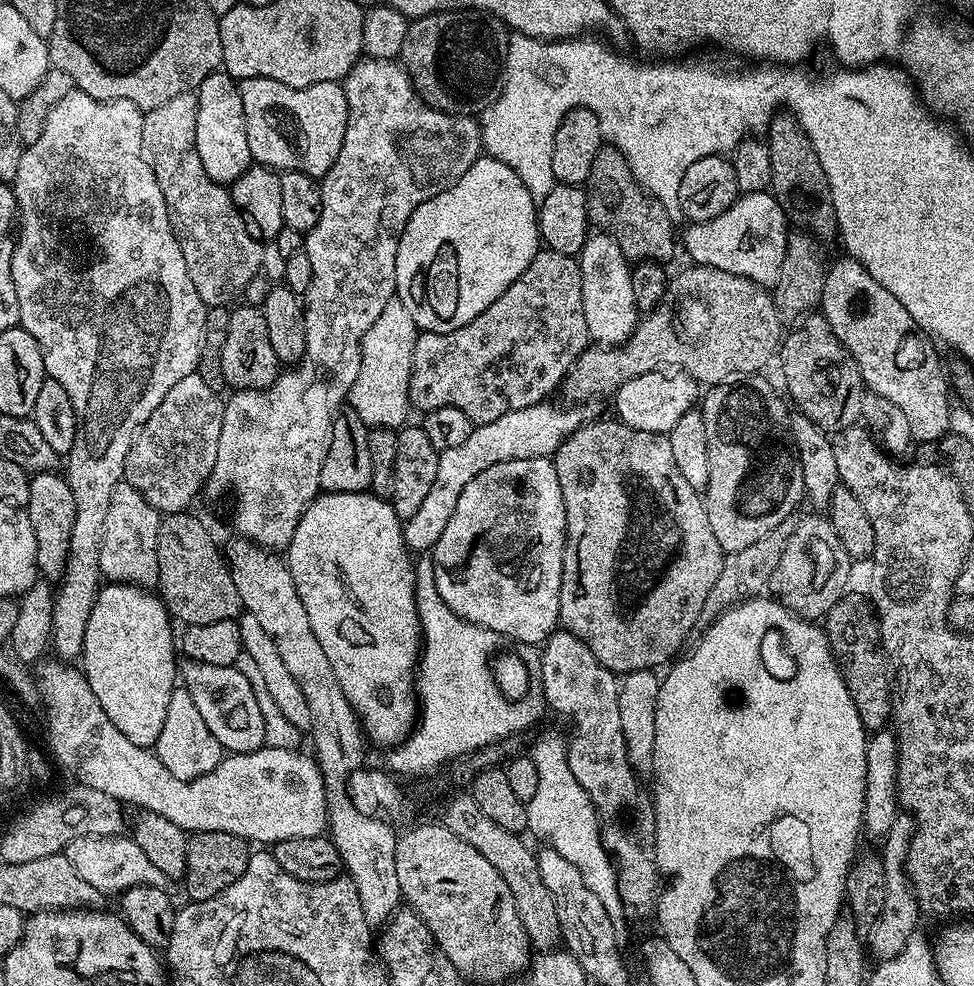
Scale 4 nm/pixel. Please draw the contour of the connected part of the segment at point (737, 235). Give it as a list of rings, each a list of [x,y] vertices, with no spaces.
[[[771,194],[757,195],[755,197],[756,204],[751,204],[748,200],[751,199],[737,199],[731,208],[718,214],[718,218],[710,218],[701,224],[689,223],[684,236],[682,232],[682,248],[688,251],[688,256],[692,259],[689,261],[693,265],[726,270],[730,274],[738,274],[742,278],[750,278],[759,284],[772,286],[775,285],[778,274],[782,270],[782,258],[786,254],[790,224],[786,219],[785,209],[780,207],[775,196]]]

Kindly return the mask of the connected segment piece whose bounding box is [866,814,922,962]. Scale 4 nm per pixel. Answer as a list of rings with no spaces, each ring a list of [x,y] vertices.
[[[900,814],[897,815],[896,821],[890,826],[888,834],[883,839],[884,854],[882,854],[882,861],[885,870],[886,900],[882,907],[881,916],[876,925],[873,926],[871,935],[866,939],[871,955],[873,957],[876,955],[876,960],[880,962],[893,960],[898,954],[902,954],[906,942],[917,931],[916,923],[922,919],[920,903],[912,893],[912,883],[908,881],[906,871],[910,842],[915,832],[916,823],[911,815]]]

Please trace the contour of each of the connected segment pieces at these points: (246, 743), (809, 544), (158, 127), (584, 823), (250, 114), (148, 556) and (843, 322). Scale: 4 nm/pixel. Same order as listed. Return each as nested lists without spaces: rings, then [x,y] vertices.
[[[185,659],[179,665],[178,676],[182,687],[190,694],[190,698],[194,698],[194,706],[198,706],[210,734],[218,738],[225,753],[253,752],[265,747],[262,710],[258,710],[258,698],[254,698],[254,690],[239,668],[210,666],[197,660]]]
[[[827,515],[804,516],[796,520],[794,534],[782,550],[782,558],[772,575],[770,592],[788,611],[805,620],[819,621],[849,591],[848,579],[852,576],[854,561],[846,546],[834,534],[834,526]]]
[[[195,91],[178,94],[170,98],[170,102],[162,102],[162,106],[144,112],[144,151],[154,170],[154,178],[158,178],[158,186],[162,186],[166,206],[178,229],[180,249],[186,258],[186,270],[190,274],[190,282],[194,282],[194,290],[198,290],[206,306],[228,306],[233,303],[231,300],[235,296],[243,297],[251,280],[261,275],[265,245],[254,239],[250,230],[246,230],[246,222],[242,222],[242,214],[234,206],[231,191],[225,185],[214,182],[210,174],[206,174],[202,158],[198,158],[197,126],[198,102]]]
[[[542,733],[535,742],[530,755],[538,771],[537,793],[527,801],[527,822],[529,833],[544,839],[549,847],[557,850],[562,858],[569,859],[585,879],[602,906],[606,909],[612,924],[623,925],[627,909],[621,900],[617,886],[616,867],[612,857],[601,842],[599,816],[592,799],[586,794],[568,766],[567,743],[550,733]]]
[[[246,78],[239,81],[242,94],[242,110],[246,114],[246,138],[250,142],[250,154],[257,165],[282,172],[301,172],[307,176],[323,178],[334,166],[338,150],[342,150],[342,138],[346,138],[348,103],[343,83],[331,80],[318,82],[309,88],[286,86],[270,78]]]
[[[121,482],[114,486],[114,491],[110,494],[110,507],[106,509],[106,526],[102,530],[102,546],[98,554],[100,563],[100,575],[105,581],[114,584],[135,585],[135,586],[152,586],[160,579],[158,574],[158,530],[162,514],[134,486],[126,482]]]
[[[843,259],[834,261],[825,271],[819,311],[826,318],[826,322],[830,322],[830,330],[834,330],[838,342],[842,342],[842,346],[850,350],[854,362],[858,362],[858,370],[864,379],[865,389],[878,393],[882,398],[890,398],[893,409],[899,415],[900,412],[904,415],[904,424],[914,439],[921,440],[924,444],[930,443],[931,440],[933,442],[943,440],[950,432],[950,414],[954,404],[952,400],[948,401],[948,380],[940,369],[939,358],[932,356],[928,364],[920,364],[917,368],[903,368],[896,361],[896,355],[899,354],[908,331],[913,331],[914,328],[906,306],[902,306],[902,302],[898,302],[898,298],[894,298],[894,294],[890,294],[886,286],[874,282],[874,278],[870,278],[870,274],[858,260]]]

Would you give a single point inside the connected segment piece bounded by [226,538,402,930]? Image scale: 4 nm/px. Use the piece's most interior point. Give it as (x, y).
(367, 847)

